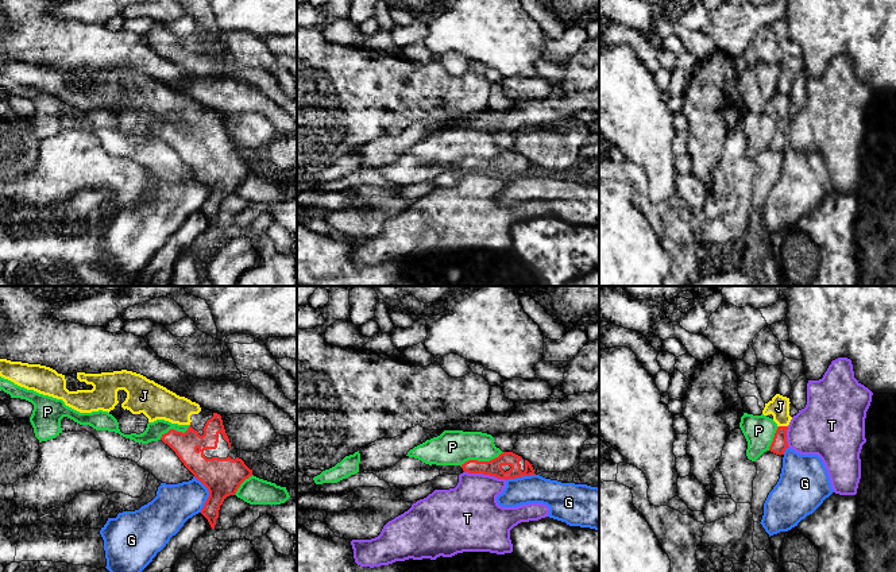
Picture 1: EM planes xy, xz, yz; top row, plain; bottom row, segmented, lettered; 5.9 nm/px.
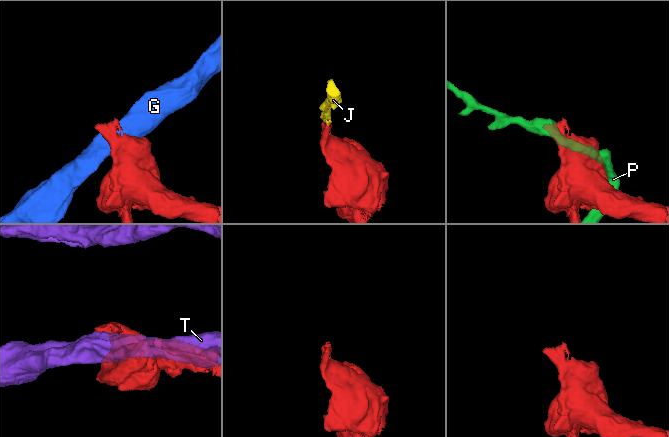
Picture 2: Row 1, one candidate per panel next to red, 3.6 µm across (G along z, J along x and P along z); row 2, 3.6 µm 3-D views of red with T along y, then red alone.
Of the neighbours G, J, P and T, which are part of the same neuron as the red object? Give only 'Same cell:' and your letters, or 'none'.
Same cell: J

